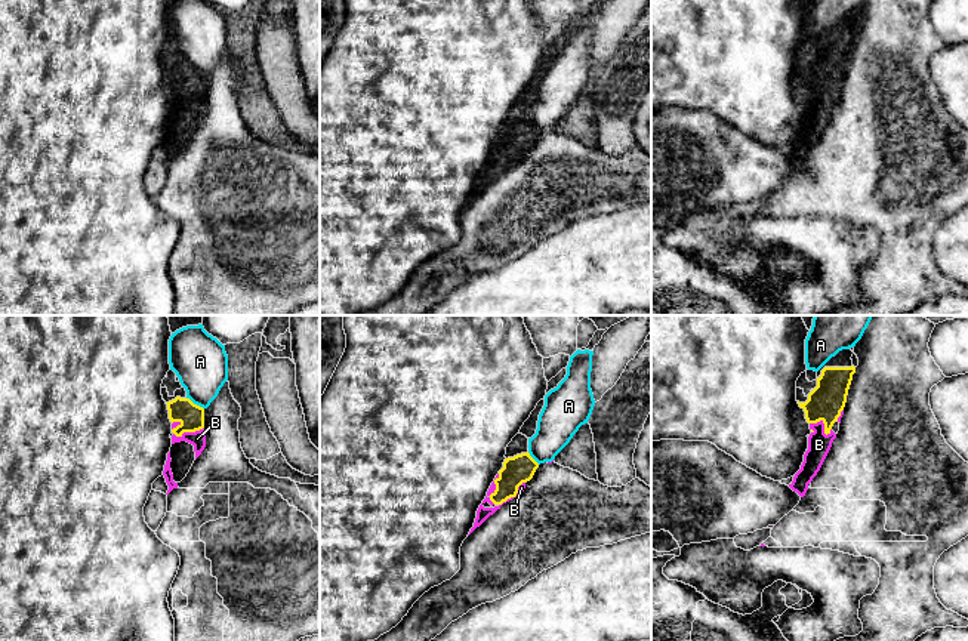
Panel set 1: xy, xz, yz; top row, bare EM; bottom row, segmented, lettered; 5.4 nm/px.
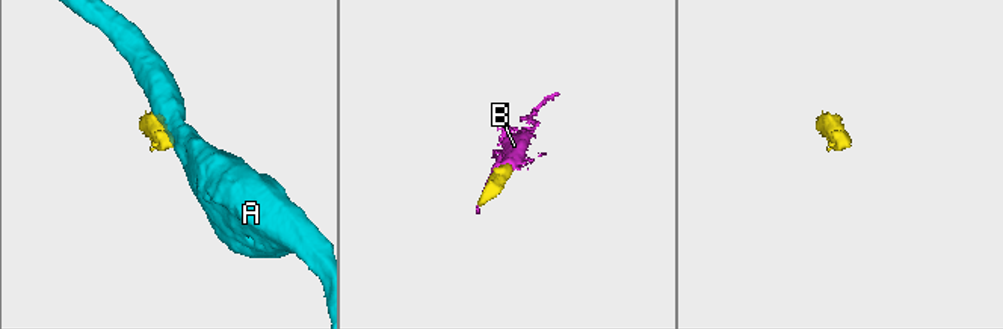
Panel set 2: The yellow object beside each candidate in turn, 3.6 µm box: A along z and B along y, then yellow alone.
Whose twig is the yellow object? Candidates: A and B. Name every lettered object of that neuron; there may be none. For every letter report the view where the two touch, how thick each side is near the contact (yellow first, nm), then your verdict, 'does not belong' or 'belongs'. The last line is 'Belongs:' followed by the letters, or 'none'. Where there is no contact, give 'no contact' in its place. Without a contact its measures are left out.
A: xy | 140/300 nm | does not belong
B: yz | 200/130 nm | belongs
Belongs: B

